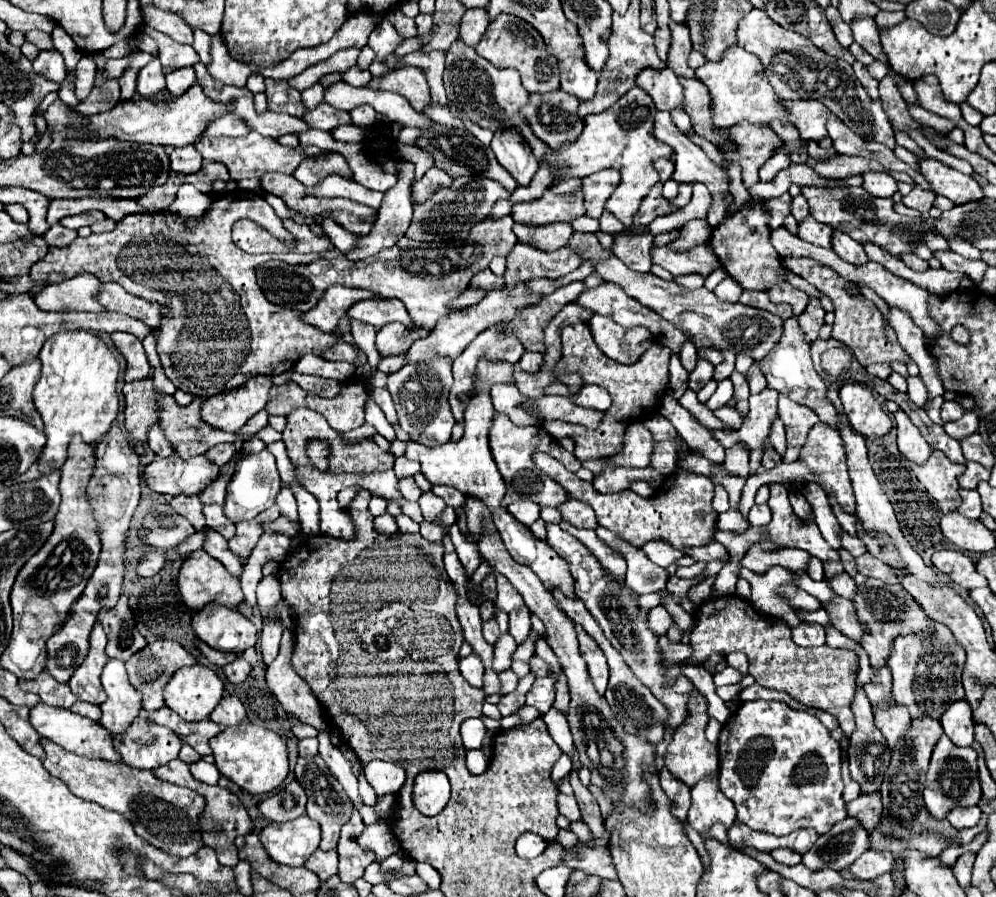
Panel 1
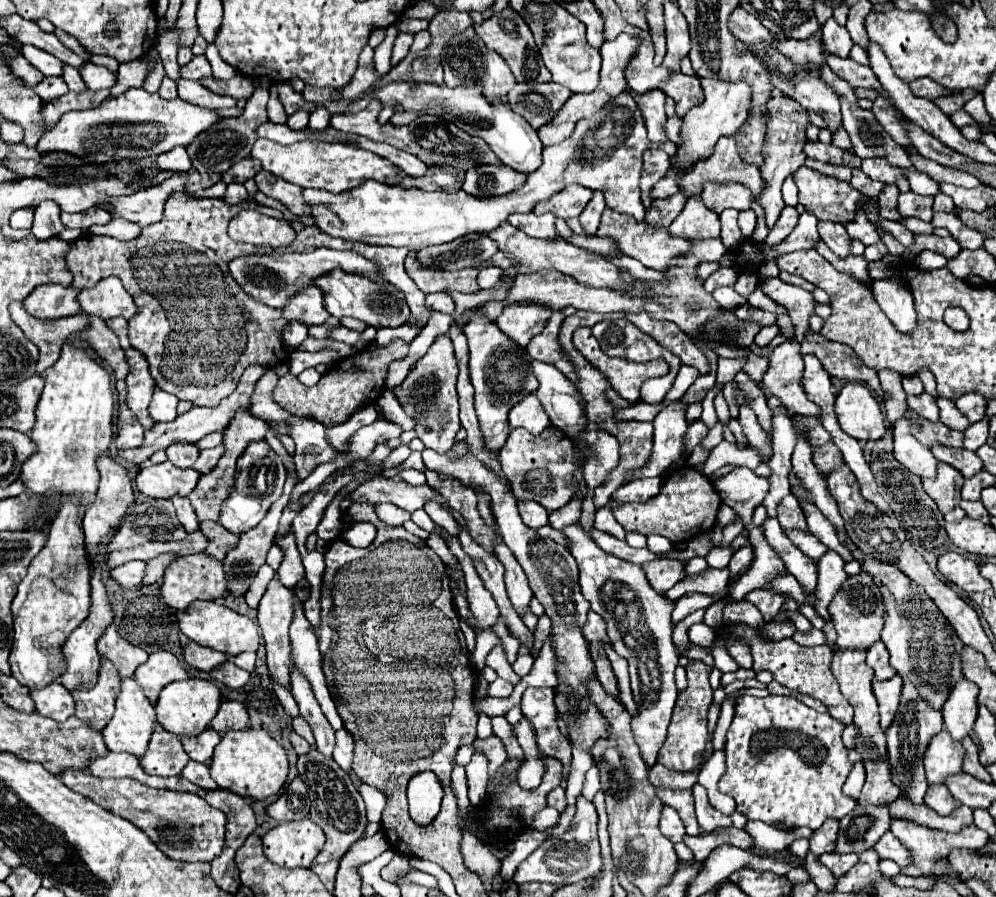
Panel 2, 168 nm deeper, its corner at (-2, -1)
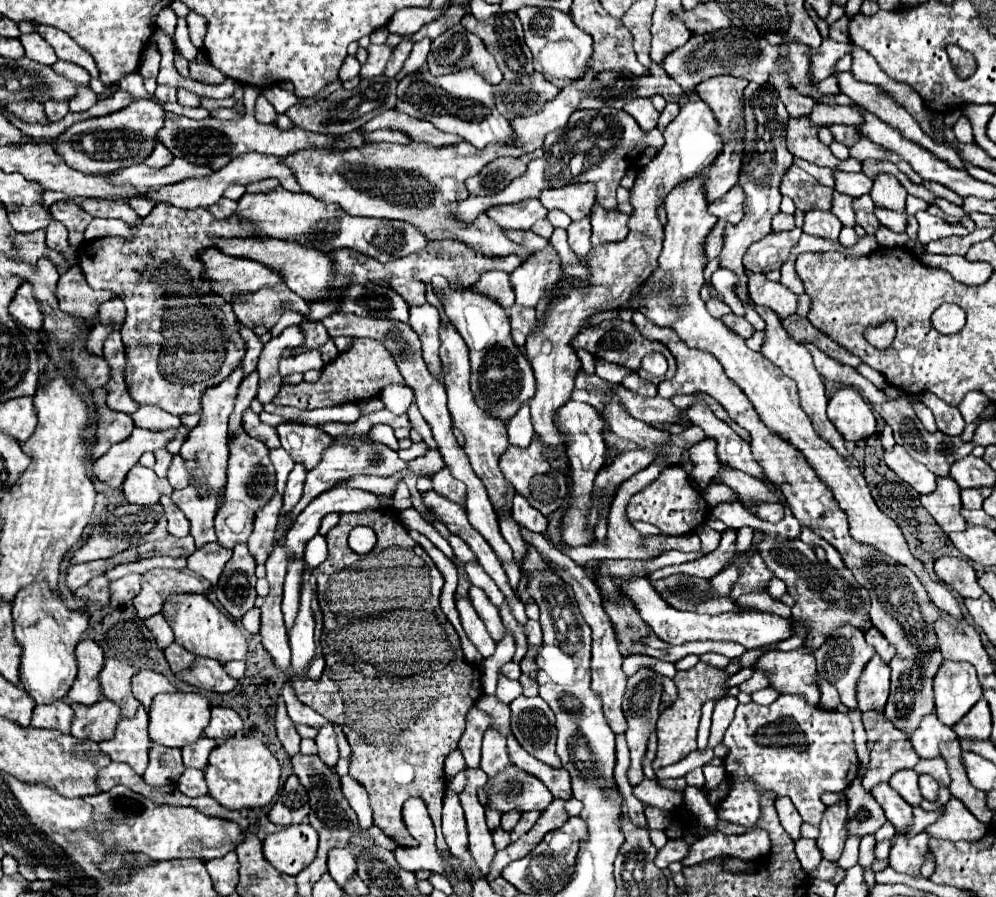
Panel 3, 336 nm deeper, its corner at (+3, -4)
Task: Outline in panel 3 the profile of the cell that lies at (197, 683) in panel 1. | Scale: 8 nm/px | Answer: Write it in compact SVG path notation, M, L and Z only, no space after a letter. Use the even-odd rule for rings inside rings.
M194 692L158 694L150 706L150 740L166 748L184 748L200 738L210 720L210 704Z

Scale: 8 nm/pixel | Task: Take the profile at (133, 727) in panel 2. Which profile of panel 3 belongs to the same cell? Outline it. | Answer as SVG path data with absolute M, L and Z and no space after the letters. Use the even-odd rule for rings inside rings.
M140 706L134 720L122 718L114 740L102 742L98 746L102 754L110 756L114 762L126 762L138 776L142 776L148 766L150 744L152 742L148 738L148 712Z

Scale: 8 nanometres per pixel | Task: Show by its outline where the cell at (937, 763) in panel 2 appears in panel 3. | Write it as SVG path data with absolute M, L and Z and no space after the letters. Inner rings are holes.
M936 714L924 716L916 732L912 734L912 746L920 758L940 756L938 744L950 742L950 740L956 740L956 732L950 726L942 724Z

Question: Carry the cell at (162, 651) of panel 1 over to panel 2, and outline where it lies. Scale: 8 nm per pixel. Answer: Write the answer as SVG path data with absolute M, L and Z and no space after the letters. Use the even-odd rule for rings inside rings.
M157 649L149 655L147 663L139 665L133 679L139 683L151 705L157 703L157 697L161 689L177 679L187 679L189 673L187 669L179 663L179 659L165 649Z

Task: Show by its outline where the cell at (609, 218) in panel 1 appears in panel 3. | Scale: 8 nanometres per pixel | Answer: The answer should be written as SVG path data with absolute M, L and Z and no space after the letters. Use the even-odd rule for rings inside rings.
M594 204L590 220L592 220L592 246L600 246L604 242L618 242L626 238L628 232L628 214L618 210L604 210L600 204Z

